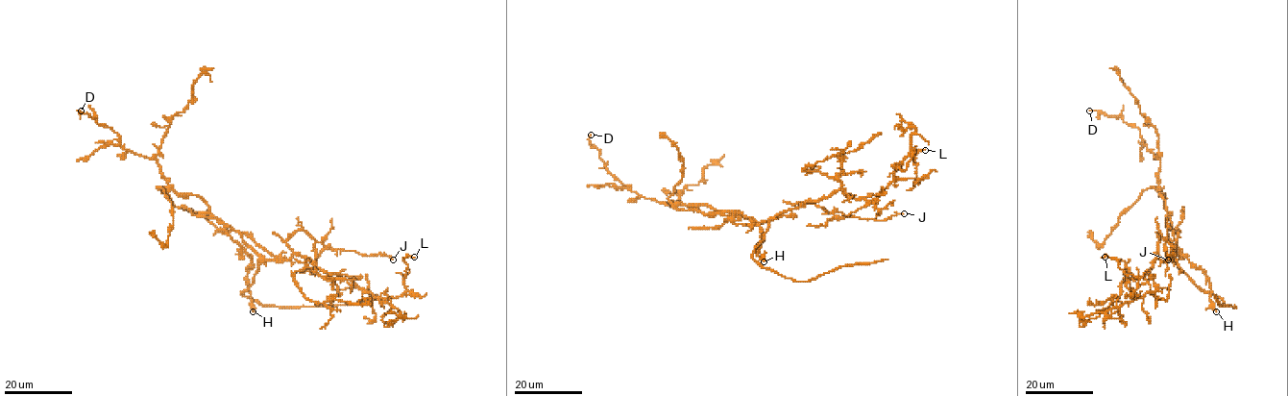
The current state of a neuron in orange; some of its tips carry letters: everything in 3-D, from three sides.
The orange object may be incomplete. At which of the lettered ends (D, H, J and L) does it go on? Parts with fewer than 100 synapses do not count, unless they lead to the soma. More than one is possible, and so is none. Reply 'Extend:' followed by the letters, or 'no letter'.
Extend: no letter

